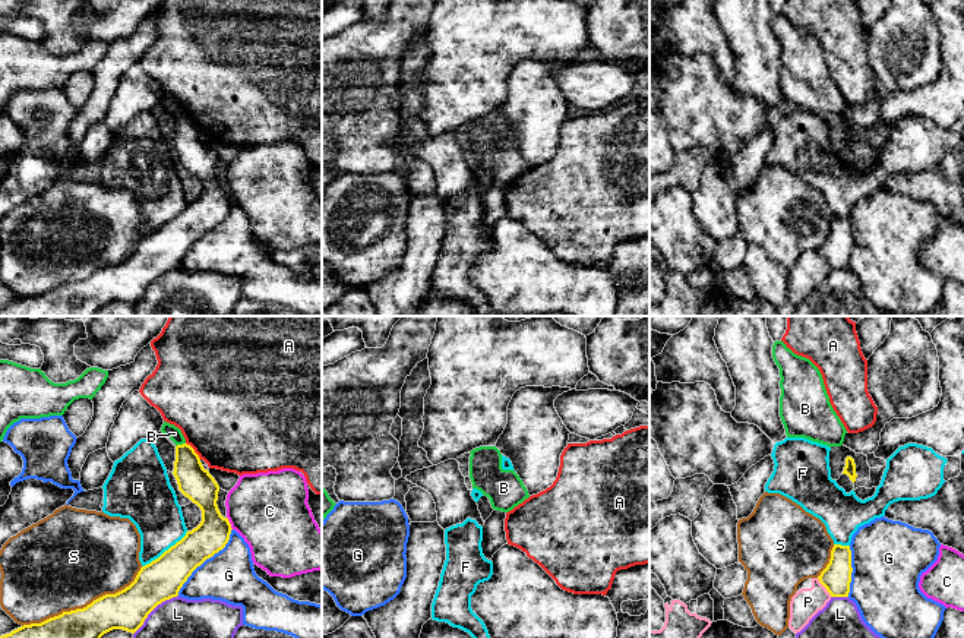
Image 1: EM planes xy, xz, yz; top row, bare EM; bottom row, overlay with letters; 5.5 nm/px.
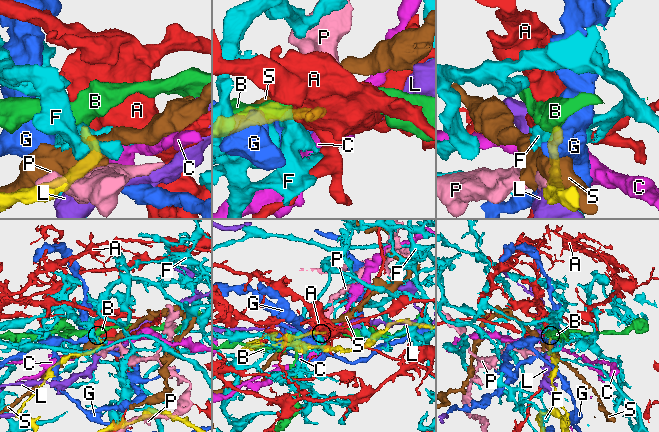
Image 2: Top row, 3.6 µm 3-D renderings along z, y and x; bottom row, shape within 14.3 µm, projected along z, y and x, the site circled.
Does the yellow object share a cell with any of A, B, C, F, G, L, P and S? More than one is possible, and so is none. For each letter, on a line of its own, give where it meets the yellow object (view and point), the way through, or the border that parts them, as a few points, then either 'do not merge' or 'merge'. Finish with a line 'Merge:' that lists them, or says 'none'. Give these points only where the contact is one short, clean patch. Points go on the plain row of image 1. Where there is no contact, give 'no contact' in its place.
A: contact xy (193, 123); border xy (186, 114), (201, 130); do not merge
B: contact xy (180, 117); border xy (185, 114), (176, 119); do not merge
C: contact xy (228, 195); border xy (227, 189), (233, 201); do not merge
F: contact xy (166, 223); do not merge
G: contact xy (205, 231); do not merge
L: contact xy (152, 281); border xy (177, 267), (163, 272), (133, 306); do not merge
P: contact yz (824, 258); do not merge
S: contact xy (84, 280); do not merge
Merge: none

